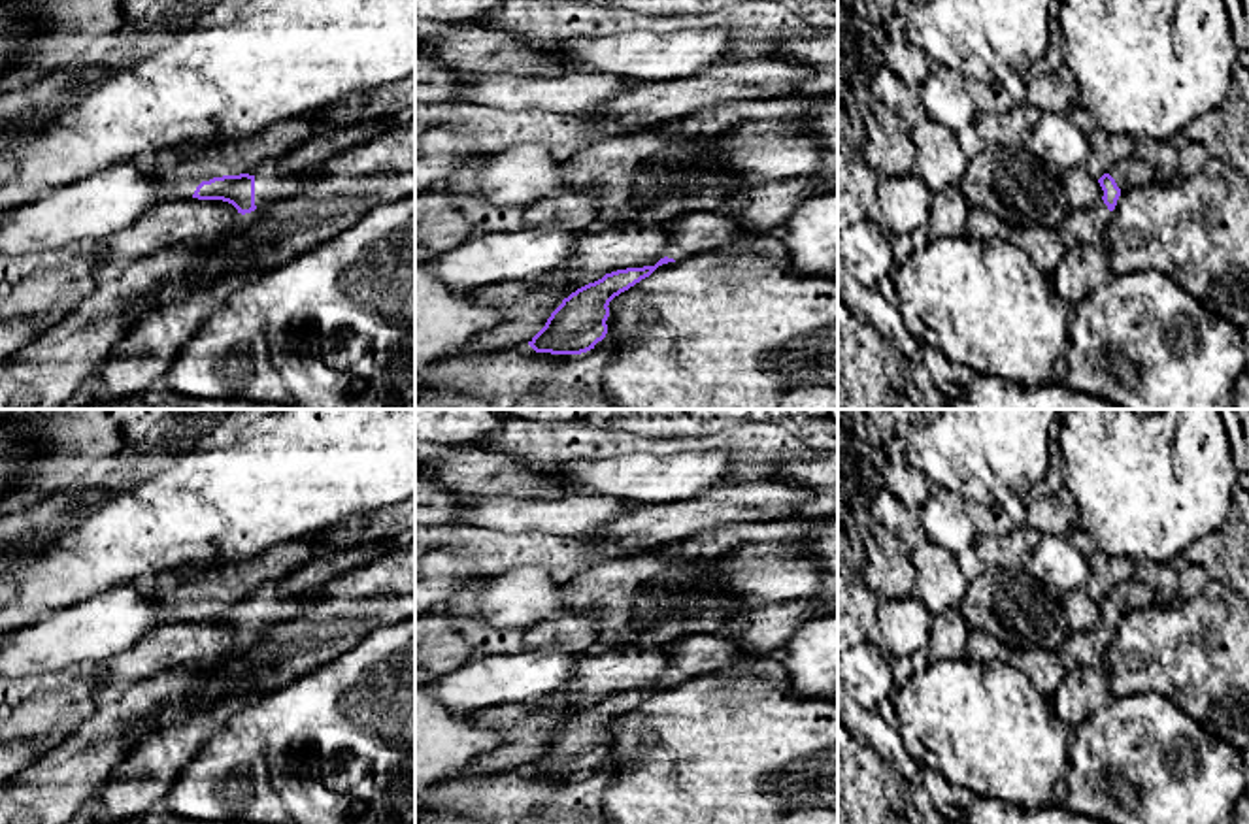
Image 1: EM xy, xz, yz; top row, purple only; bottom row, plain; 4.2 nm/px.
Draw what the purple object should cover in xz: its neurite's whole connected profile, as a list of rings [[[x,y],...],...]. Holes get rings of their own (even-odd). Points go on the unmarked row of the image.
[[[664,679],[655,688],[617,692],[577,711],[562,722],[528,767],[536,775],[551,777],[581,777],[594,771],[608,756],[609,724],[668,684],[675,683]]]

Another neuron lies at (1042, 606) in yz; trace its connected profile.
[[[991,568],[968,583],[960,613],[974,632],[983,632],[1011,649],[1057,651],[1072,632],[1060,594],[1028,569]]]

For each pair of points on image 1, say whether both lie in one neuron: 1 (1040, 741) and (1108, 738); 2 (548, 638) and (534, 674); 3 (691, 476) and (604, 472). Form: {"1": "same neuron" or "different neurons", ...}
{"1": "different neurons", "2": "different neurons", "3": "same neuron"}

